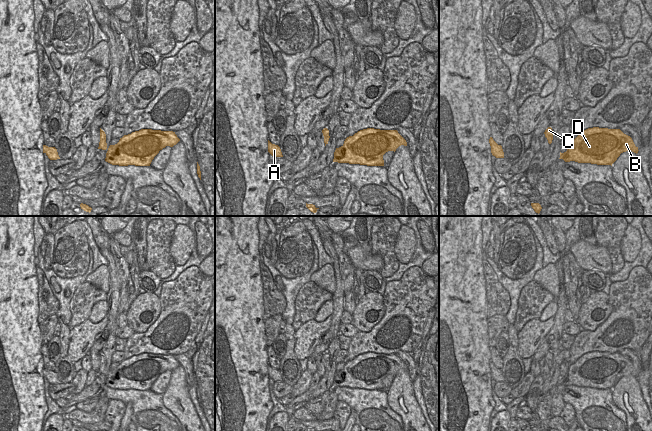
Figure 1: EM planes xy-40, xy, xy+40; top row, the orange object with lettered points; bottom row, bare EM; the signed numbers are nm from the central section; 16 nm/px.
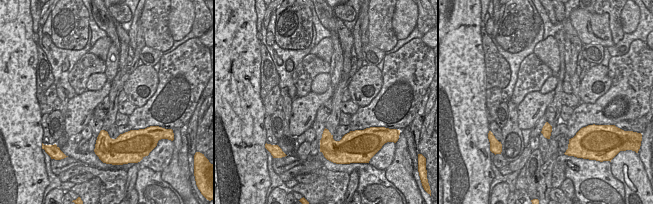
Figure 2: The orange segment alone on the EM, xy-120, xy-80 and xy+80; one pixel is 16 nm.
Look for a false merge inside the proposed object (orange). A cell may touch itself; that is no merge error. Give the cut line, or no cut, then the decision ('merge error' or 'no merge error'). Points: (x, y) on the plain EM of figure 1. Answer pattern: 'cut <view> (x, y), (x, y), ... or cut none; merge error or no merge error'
cut none; no merge error

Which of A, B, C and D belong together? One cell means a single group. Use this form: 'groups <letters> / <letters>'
groups A B C D

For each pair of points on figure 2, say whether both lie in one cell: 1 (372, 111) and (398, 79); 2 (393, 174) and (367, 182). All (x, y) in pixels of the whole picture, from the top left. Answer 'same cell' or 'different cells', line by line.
1: same cell
2: different cells

